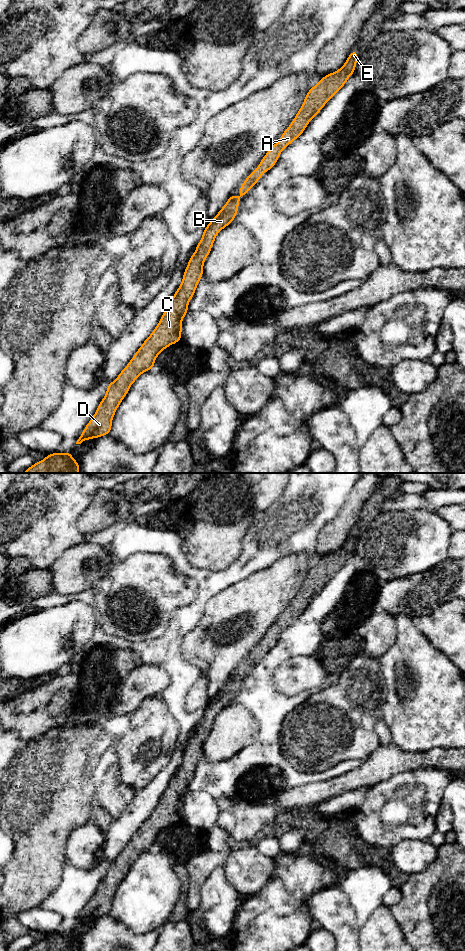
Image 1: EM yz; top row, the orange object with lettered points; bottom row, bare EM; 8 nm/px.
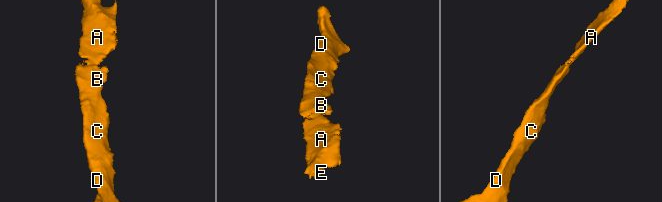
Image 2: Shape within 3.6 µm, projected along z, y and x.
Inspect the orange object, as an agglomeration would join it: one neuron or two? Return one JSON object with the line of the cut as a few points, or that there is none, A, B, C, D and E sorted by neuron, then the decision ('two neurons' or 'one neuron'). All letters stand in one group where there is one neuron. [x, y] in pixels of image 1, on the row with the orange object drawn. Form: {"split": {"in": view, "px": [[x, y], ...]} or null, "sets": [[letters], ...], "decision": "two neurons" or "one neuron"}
{"split": null, "sets": [["A", "B", "C", "D", "E"]], "decision": "one neuron"}

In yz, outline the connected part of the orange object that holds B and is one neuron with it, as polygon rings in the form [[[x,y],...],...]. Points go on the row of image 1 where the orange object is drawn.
[[[356,50],[352,51],[340,69],[322,77],[314,87],[308,90],[301,108],[289,127],[282,133],[280,141],[268,150],[258,167],[239,187],[241,195],[239,197],[231,195],[218,214],[202,231],[203,236],[189,259],[182,283],[170,300],[158,325],[118,377],[108,384],[105,397],[101,400],[76,444],[110,434],[112,419],[131,385],[142,373],[154,368],[155,360],[161,351],[182,339],[182,320],[188,313],[188,304],[203,276],[204,262],[212,249],[217,234],[234,221],[238,213],[239,201],[247,195],[247,191],[260,180],[263,173],[268,172],[277,163],[279,155],[285,147],[292,144],[304,132],[313,117],[318,115],[326,103],[346,84],[349,77],[355,72],[358,55]]]

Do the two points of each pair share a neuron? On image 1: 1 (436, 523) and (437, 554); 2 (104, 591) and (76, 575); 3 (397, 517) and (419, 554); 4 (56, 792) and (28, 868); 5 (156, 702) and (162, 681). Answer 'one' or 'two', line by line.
1: one
2: two
3: one
4: one
5: two

